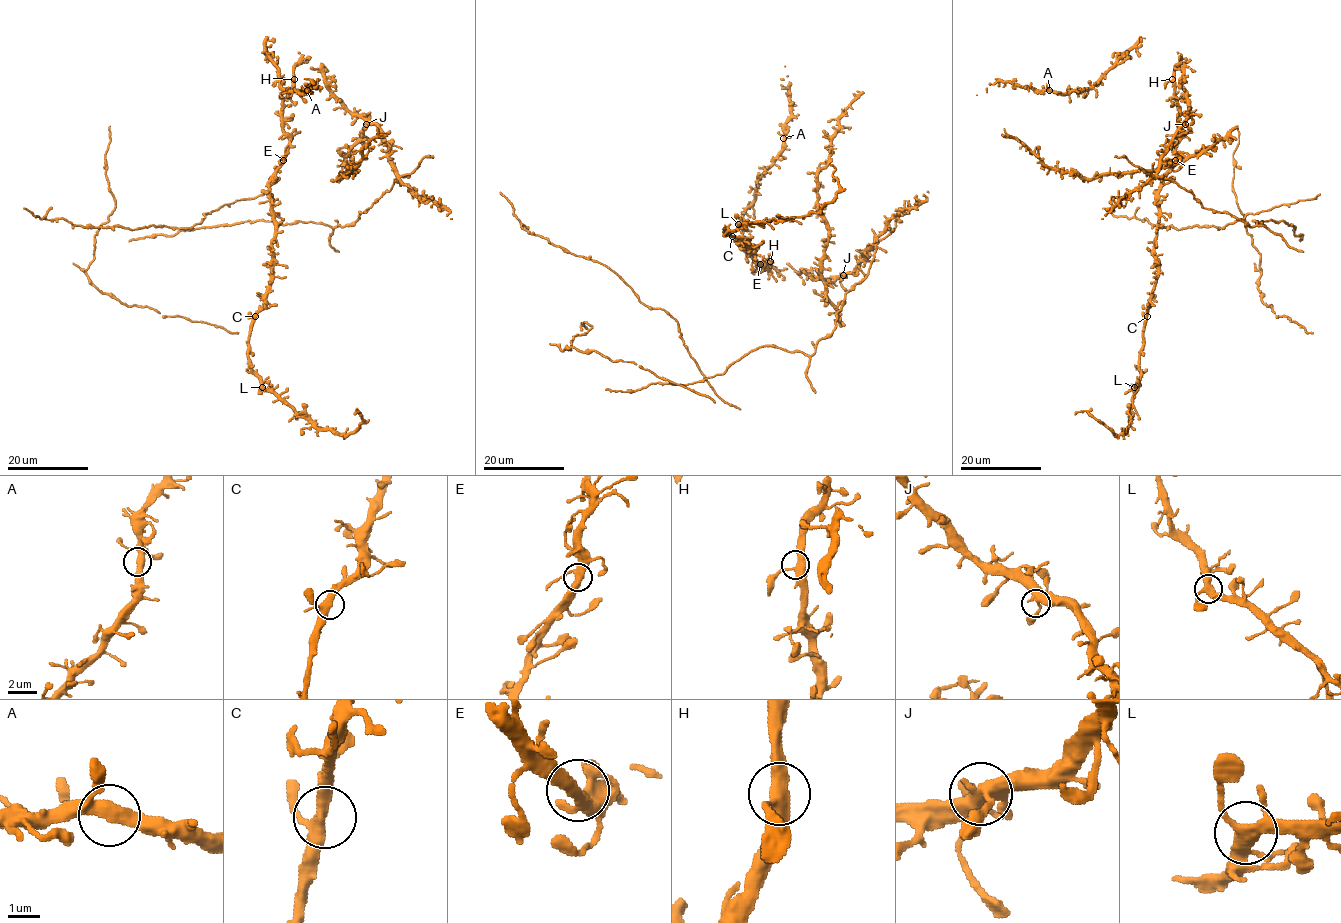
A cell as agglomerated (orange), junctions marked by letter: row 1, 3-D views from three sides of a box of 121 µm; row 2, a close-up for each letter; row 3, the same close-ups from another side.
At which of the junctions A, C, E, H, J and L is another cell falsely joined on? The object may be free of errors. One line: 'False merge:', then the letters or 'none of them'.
False merge: none of them

